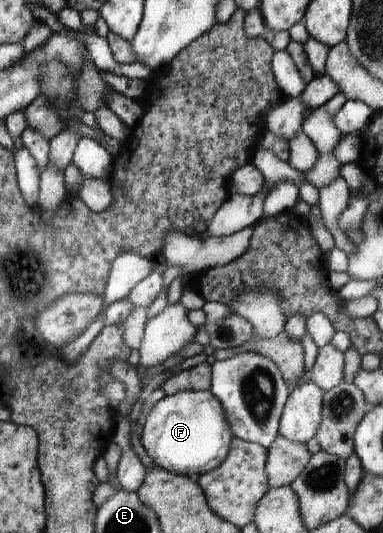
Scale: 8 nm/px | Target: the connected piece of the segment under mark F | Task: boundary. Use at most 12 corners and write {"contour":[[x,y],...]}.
{"contour":[[185,390],[154,404],[140,442],[197,478],[235,439],[223,403]]}

